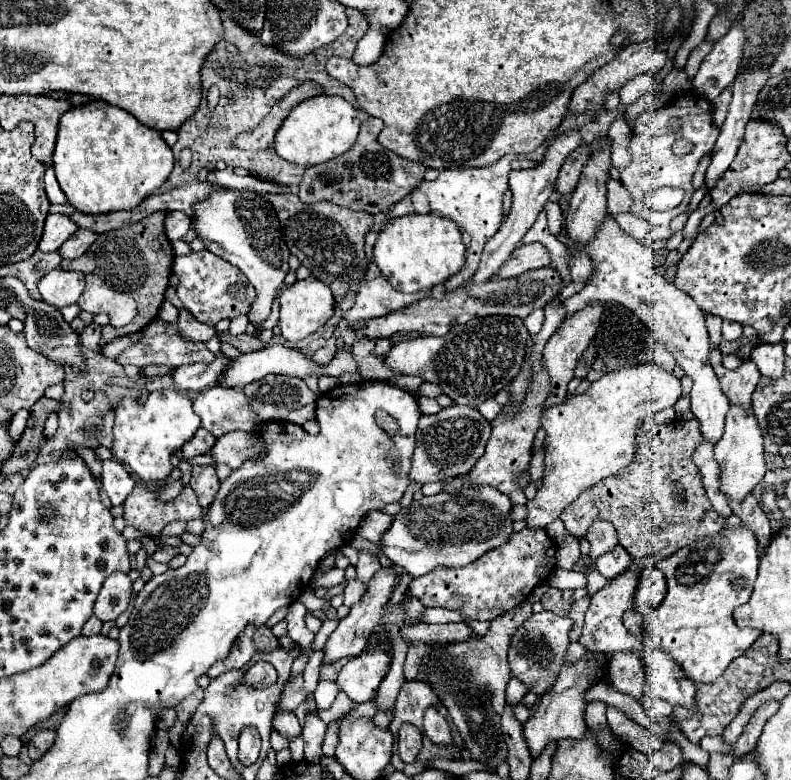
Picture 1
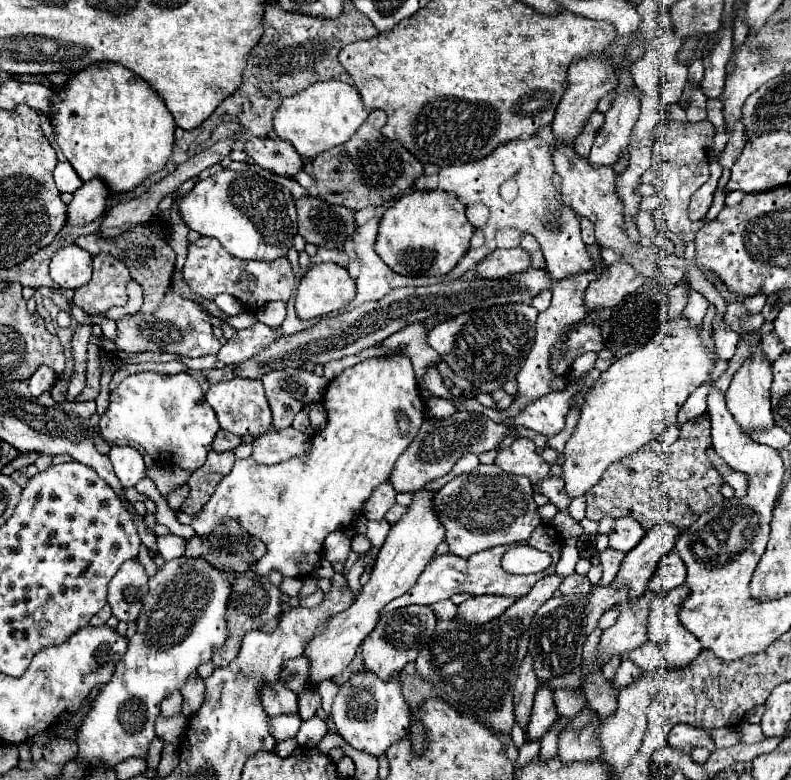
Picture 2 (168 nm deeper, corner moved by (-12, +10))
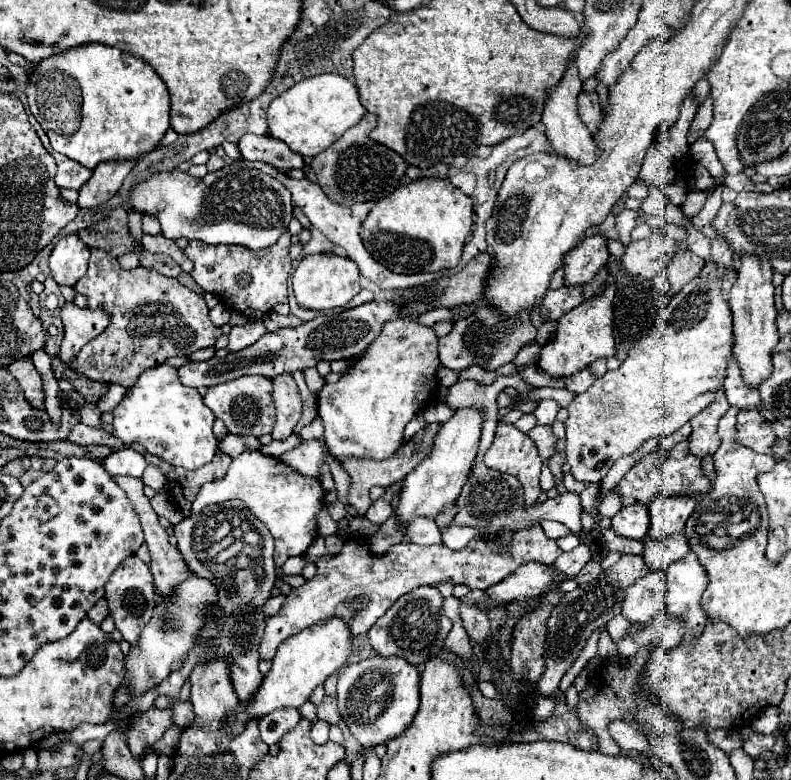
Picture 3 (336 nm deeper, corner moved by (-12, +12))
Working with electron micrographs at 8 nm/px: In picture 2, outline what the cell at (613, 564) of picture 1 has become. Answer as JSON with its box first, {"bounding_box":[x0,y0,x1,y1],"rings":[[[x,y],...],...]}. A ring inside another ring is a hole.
{"bounding_box":[610,516,646,552],"rings":[[[630,516],[618,518],[610,532],[610,548],[620,552],[630,552],[646,534],[646,530]]]}

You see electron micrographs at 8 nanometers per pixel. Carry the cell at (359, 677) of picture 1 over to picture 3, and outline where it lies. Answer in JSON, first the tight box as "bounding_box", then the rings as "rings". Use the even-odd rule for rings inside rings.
{"bounding_box":[368,586,452,664],"rings":[[[420,586],[394,602],[388,612],[370,628],[368,638],[378,656],[400,656],[410,664],[422,664],[444,648],[444,640],[452,628],[452,622],[442,612],[442,596],[434,586]]]}

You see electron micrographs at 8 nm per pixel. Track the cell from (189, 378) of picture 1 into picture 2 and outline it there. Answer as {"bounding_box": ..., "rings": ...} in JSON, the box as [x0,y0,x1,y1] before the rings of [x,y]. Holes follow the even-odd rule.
{"bounding_box":[218,322,276,366],"rings":[[[256,322],[254,326],[246,328],[246,330],[238,330],[218,352],[218,360],[224,362],[226,366],[238,364],[248,360],[250,356],[262,352],[264,348],[268,348],[272,342],[276,340],[274,332],[270,326]]]}

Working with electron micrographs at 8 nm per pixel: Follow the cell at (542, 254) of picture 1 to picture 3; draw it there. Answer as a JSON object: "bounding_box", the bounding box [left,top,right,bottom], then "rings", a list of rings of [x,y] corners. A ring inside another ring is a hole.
{"bounding_box":[396,252,494,318],"rings":[[[482,252],[478,256],[474,256],[458,274],[452,276],[442,276],[434,282],[428,282],[424,286],[414,286],[414,288],[406,288],[400,290],[396,300],[404,306],[404,312],[400,314],[402,318],[416,318],[432,308],[444,306],[444,308],[452,308],[458,304],[470,304],[470,302],[482,302],[482,282],[486,282],[486,274],[490,274],[490,262],[494,262],[494,258],[490,258],[490,254]]]}

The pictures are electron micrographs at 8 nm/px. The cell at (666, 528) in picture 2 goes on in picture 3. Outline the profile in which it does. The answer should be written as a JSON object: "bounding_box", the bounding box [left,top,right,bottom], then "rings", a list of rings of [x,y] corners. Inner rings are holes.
{"bounding_box":[646,494,696,542],"rings":[[[666,494],[656,496],[650,506],[652,524],[646,538],[654,538],[654,542],[658,542],[658,538],[682,532],[694,506],[696,506],[694,498],[670,498]]]}

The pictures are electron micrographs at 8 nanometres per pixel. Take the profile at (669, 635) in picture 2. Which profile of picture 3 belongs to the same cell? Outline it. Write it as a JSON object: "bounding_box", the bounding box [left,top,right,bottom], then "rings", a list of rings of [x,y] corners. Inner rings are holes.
{"bounding_box":[664,552,708,646],"rings":[[[690,552],[686,554],[686,558],[678,560],[676,564],[672,564],[668,568],[668,586],[666,586],[666,594],[664,594],[664,612],[668,612],[670,616],[674,616],[680,626],[682,626],[682,638],[680,644],[682,646],[692,646],[694,642],[698,642],[704,624],[706,624],[706,614],[700,608],[700,596],[708,586],[708,578],[706,578],[706,570],[702,568],[702,564],[698,562],[698,558]]]}

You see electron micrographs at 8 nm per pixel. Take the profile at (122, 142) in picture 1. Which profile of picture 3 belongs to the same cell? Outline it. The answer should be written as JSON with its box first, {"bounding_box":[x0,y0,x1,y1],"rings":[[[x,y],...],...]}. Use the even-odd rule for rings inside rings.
{"bounding_box":[26,44,170,170],"rings":[[[102,44],[72,48],[36,64],[26,96],[52,148],[90,170],[100,162],[134,160],[152,152],[170,128],[168,88],[154,68]]]}

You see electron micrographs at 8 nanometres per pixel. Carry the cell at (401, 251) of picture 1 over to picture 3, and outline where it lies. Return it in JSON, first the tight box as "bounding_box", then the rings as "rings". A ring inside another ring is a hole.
{"bounding_box":[360,178,472,274],"rings":[[[420,178],[406,186],[400,186],[390,196],[382,198],[366,216],[360,236],[364,240],[366,250],[388,270],[398,274],[418,274],[418,272],[438,272],[458,266],[462,248],[466,244],[468,234],[472,232],[472,198],[462,194],[450,180],[438,178]]]}

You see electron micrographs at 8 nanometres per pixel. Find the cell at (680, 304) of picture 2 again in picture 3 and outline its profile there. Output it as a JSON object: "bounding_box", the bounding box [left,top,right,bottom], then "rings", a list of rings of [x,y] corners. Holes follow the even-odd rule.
{"bounding_box":[666,252,704,294],"rings":[[[686,252],[684,256],[674,256],[666,268],[672,284],[670,294],[676,294],[678,290],[682,290],[682,286],[686,286],[686,282],[692,280],[694,276],[698,276],[702,268],[704,268],[704,260],[700,260],[692,252]]]}

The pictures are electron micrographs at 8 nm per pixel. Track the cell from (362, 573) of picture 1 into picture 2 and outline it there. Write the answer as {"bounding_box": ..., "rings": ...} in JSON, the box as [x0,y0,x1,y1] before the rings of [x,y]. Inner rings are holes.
{"bounding_box":[366,520,390,548],"rings":[[[370,520],[368,522],[368,530],[366,530],[366,536],[370,538],[370,542],[372,542],[372,546],[374,548],[380,548],[382,544],[384,544],[384,540],[386,540],[386,536],[388,536],[388,530],[390,530],[390,524],[388,524],[388,520]]]}

